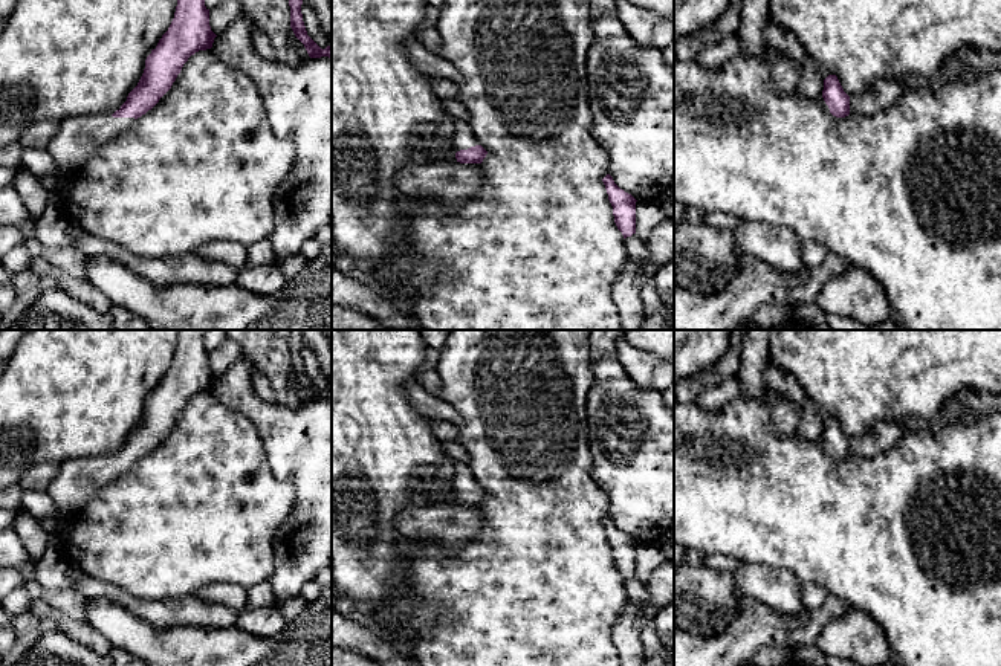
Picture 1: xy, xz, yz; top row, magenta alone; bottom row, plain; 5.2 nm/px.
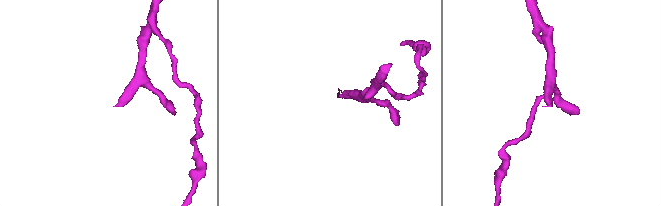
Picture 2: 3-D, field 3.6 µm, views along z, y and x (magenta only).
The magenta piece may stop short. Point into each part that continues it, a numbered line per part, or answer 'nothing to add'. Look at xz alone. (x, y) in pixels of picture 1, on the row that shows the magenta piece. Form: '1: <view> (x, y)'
1: xz (463, 138)

